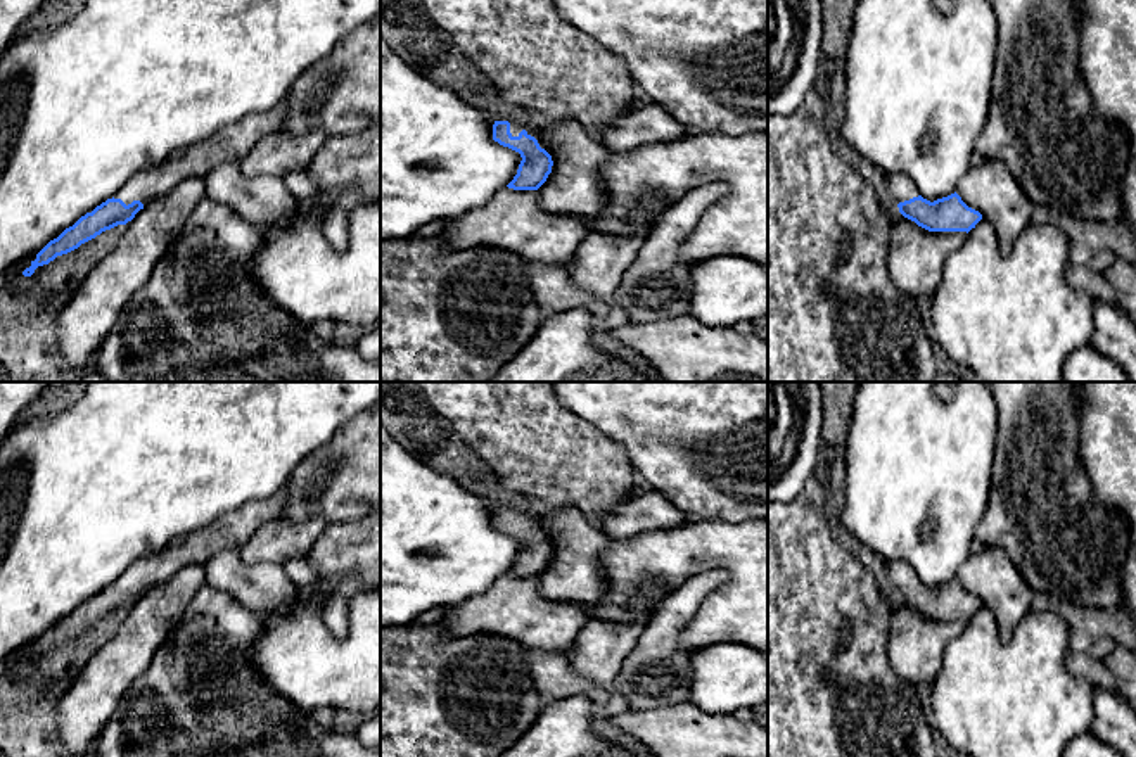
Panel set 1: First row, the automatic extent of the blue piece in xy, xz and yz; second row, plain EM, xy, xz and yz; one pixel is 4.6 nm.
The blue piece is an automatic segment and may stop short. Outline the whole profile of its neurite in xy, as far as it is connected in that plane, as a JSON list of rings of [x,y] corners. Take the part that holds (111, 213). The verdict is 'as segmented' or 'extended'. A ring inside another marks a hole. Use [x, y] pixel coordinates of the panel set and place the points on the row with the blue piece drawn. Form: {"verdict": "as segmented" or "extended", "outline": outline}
{"verdict": "extended", "outline": [[[289,99],[263,114],[252,114],[237,124],[220,130],[207,142],[182,152],[180,156],[135,175],[112,199],[81,216],[57,239],[50,240],[22,271],[31,277],[38,266],[48,264],[57,256],[78,249],[105,230],[126,225],[149,202],[169,194],[188,178],[206,178],[214,168],[240,161],[263,137],[282,130]]]}

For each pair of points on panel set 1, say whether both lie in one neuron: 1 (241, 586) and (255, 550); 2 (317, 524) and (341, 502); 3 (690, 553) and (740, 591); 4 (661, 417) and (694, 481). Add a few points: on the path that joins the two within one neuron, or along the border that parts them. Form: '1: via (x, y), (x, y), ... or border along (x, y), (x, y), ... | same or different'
1: border along (237, 548), (248, 564), (280, 566) | different
2: border along (282, 517), (294, 521), (324, 517), (329, 522) | different
3: via (706, 553), (718, 553), (740, 576) | same
4: via (675, 432), (676, 448), (689, 460), (689, 465) | same

